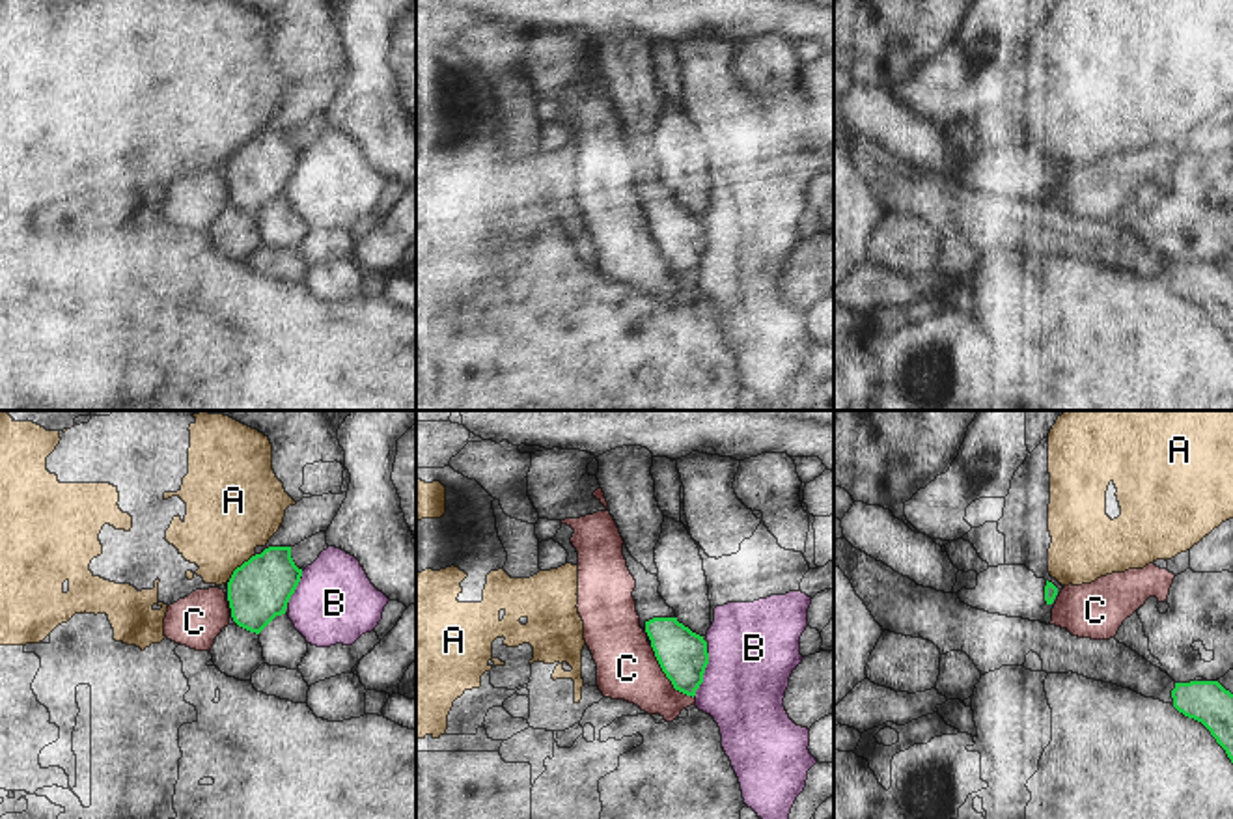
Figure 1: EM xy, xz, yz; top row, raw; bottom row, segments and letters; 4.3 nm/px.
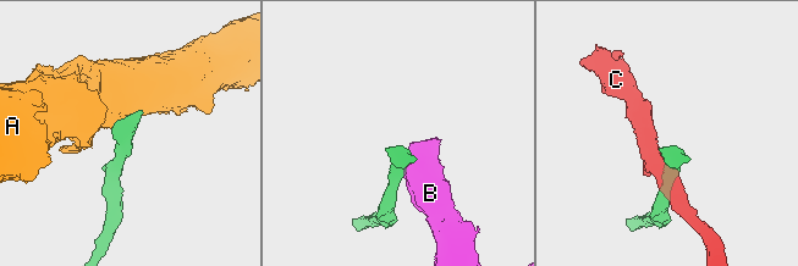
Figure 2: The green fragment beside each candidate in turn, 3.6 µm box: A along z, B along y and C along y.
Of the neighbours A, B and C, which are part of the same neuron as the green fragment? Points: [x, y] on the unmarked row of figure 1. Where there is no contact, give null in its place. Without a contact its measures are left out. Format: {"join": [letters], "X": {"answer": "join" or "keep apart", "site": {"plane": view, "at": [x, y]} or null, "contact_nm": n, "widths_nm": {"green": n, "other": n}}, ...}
{"join": [], "A": {"answer": "keep apart", "site": {"plane": "xy", "at": [241, 148]}, "contact_nm": 160, "widths_nm": {"green": 260, "other": 380}}, "B": {"answer": "keep apart", "site": {"plane": "xz", "at": [702, 258]}, "contact_nm": 200, "widths_nm": {"green": 220, "other": 380}}, "C": {"answer": "keep apart", "site": {"plane": "xz", "at": [666, 258]}, "contact_nm": 300, "widths_nm": {"green": 220, "other": 260}}}

